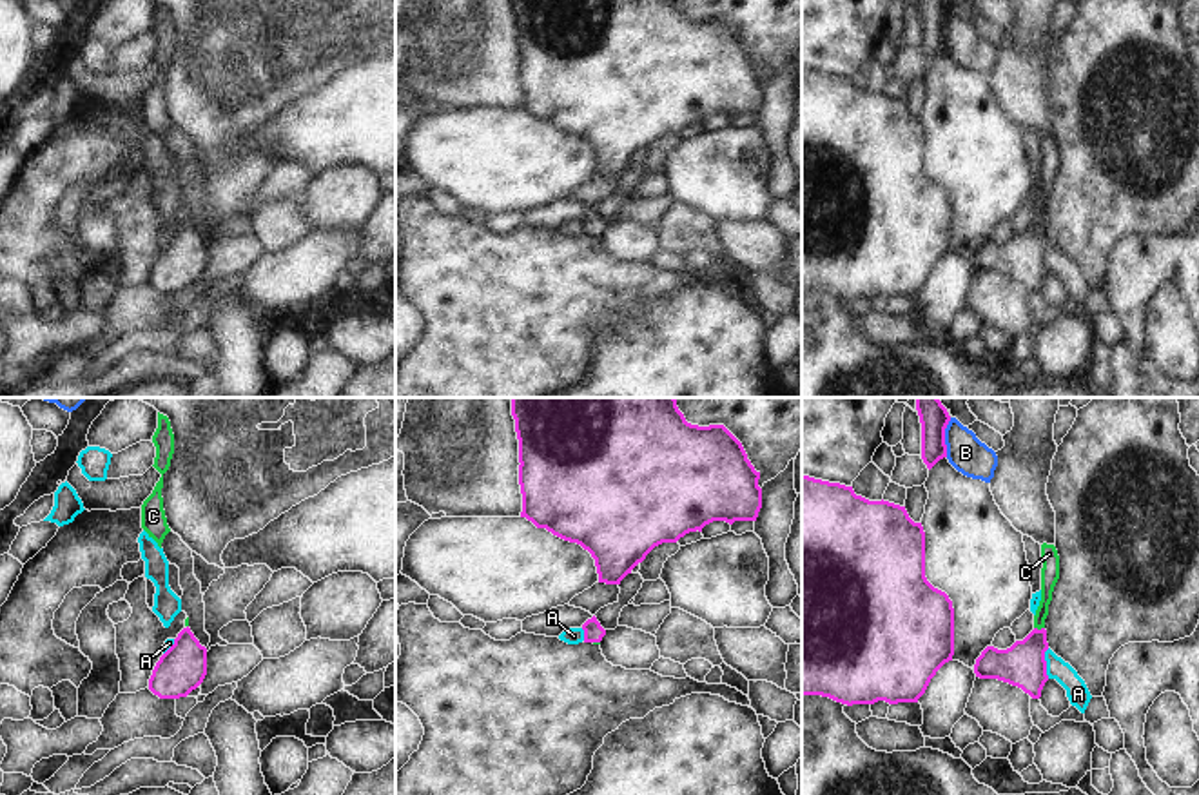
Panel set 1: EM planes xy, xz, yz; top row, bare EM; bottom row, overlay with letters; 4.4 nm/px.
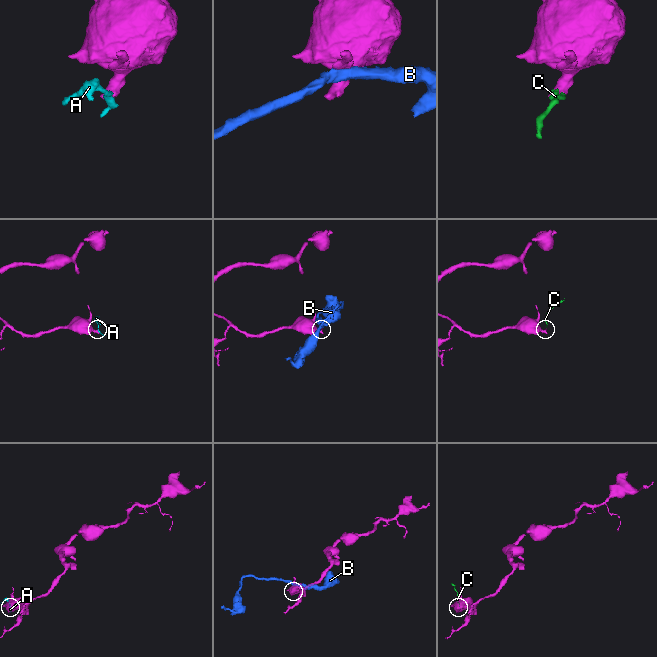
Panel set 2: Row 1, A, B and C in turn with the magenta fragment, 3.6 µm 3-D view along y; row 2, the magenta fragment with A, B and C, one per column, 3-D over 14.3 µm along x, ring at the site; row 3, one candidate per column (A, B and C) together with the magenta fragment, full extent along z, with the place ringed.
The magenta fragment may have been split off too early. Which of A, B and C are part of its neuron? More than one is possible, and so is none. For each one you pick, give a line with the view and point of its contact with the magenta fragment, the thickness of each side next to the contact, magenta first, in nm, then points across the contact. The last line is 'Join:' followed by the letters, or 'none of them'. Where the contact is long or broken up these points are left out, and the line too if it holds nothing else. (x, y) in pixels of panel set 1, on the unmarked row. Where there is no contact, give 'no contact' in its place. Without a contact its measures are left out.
C: yz (1042, 222) | 200/80 nm | across yz (1023, 258), (1042, 222), (1040, 209), (1049, 167)
Join: C

